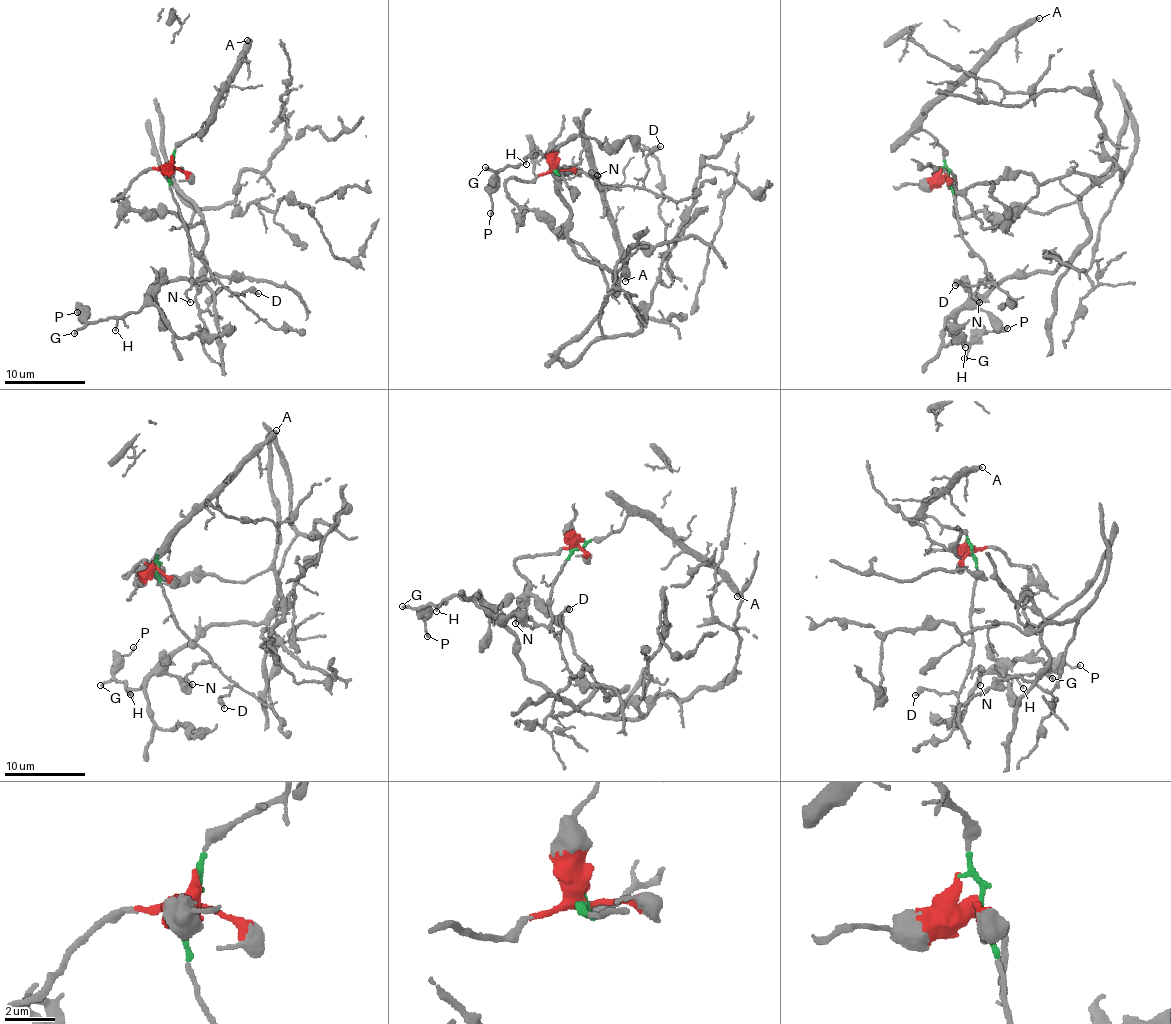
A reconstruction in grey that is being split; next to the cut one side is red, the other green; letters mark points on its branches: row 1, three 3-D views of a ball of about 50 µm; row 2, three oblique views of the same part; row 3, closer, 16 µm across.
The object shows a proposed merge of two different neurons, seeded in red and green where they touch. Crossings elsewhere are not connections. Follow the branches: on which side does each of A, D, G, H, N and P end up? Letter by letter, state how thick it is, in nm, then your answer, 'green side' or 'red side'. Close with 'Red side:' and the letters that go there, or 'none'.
A: calibre 380 nm; green side
D: calibre 360 nm; green side
G: calibre 220 nm; red side
H: calibre 130 nm; red side
N: calibre 150 nm; green side
P: calibre 150 nm; red side
Red side: G, H, P

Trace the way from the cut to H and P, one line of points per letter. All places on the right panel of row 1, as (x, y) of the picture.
H: (946, 177), (957, 217), (1077, 203), (1089, 238), (1059, 267), (1002, 277), (976, 296), (951, 328), (965, 346)
P: (946, 177), (957, 217), (1081, 206), (1089, 238), (1065, 262), (1002, 277), (952, 326), (970, 343), (1007, 328)

